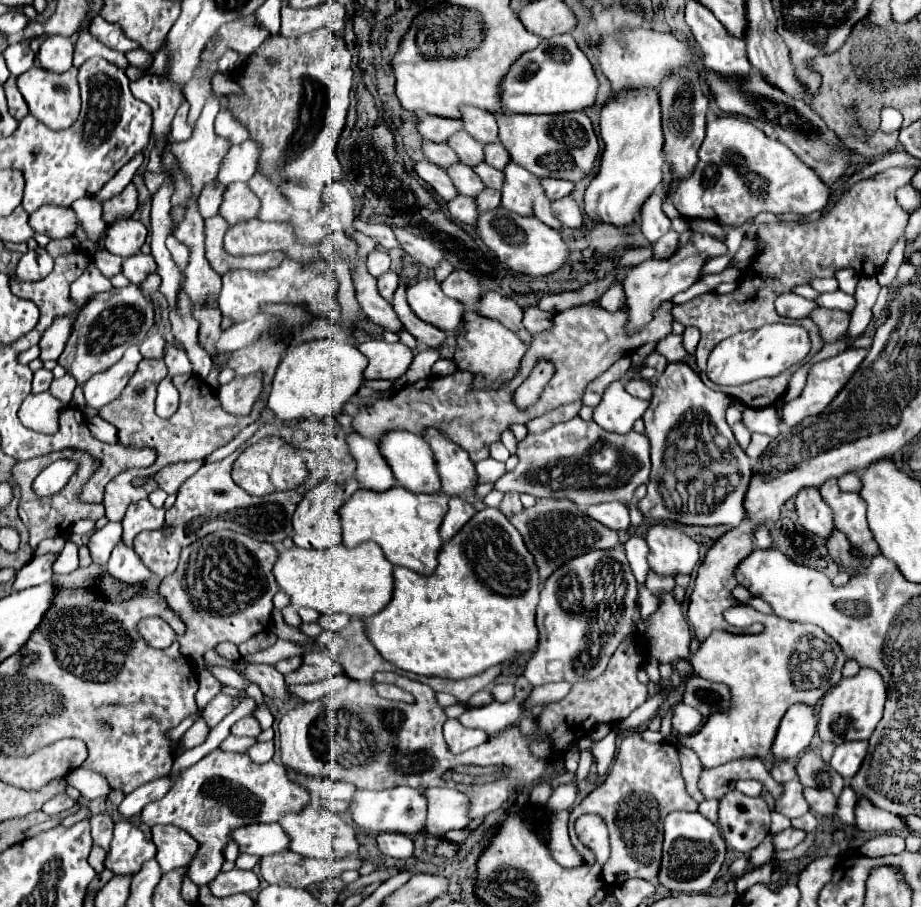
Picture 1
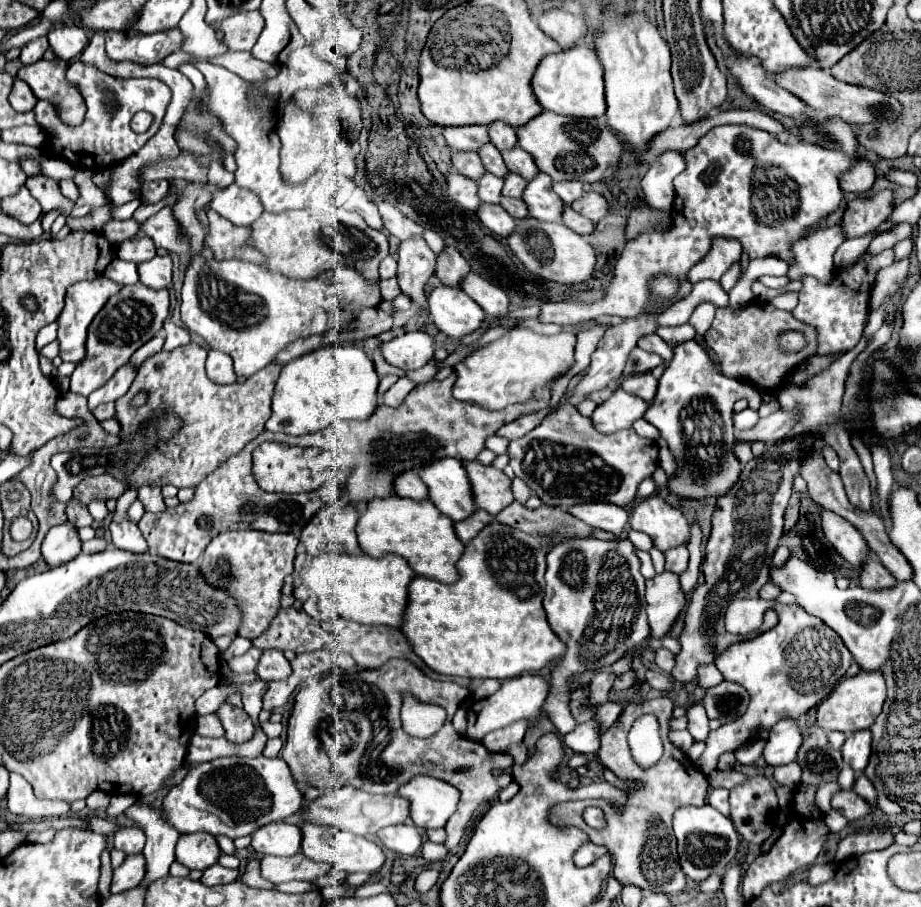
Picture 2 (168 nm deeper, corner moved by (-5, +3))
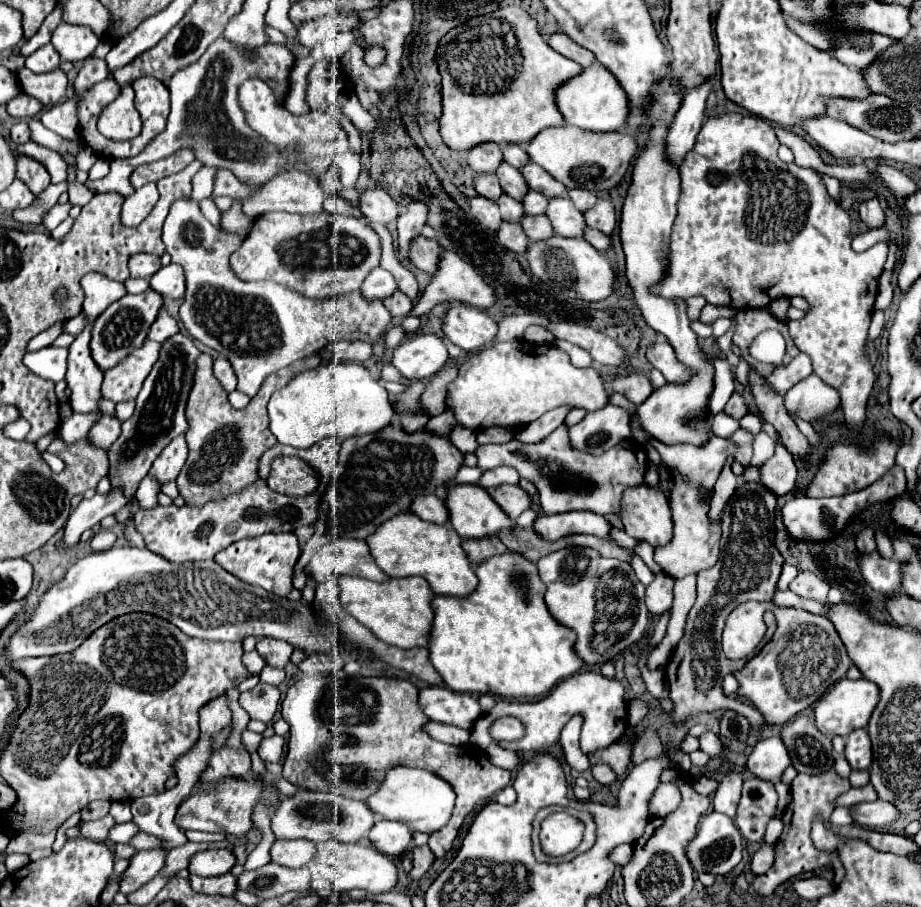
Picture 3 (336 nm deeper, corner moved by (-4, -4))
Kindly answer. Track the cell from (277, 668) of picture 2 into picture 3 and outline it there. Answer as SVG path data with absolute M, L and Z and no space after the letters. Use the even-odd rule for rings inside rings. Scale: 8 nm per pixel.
M260 638L258 644L256 644L256 650L260 652L260 656L270 664L270 666L276 666L276 668L284 668L290 660L290 654L292 654L292 646L286 642L286 640L278 640L278 638Z

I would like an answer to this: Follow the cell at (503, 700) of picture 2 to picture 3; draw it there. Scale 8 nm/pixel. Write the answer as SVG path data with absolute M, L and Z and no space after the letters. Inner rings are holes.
M578 672L574 676L570 676L568 680L560 682L550 696L546 696L544 700L540 702L508 702L508 700L500 700L492 712L488 714L482 714L472 732L470 732L470 742L482 750L486 750L492 742L490 738L490 724L498 718L498 716L516 716L524 728L526 728L526 734L522 740L516 740L516 742L498 742L502 748L508 748L508 750L516 750L516 752L546 752L548 748L552 748L558 738L560 738L560 732L562 728L566 726L566 722L574 716L574 714L580 714L584 718L584 724L582 724L582 736L580 736L580 747L582 752L594 752L594 750L602 750L602 748L608 748L610 744L614 744L618 740L618 736L622 736L626 732L626 718L628 718L628 704L626 704L626 698L624 698L624 688L618 680L612 680L612 678L606 678L602 674L596 674L596 672Z

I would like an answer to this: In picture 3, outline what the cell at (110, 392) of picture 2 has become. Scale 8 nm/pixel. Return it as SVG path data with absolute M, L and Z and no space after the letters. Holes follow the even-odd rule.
M72 414L66 422L60 422L56 434L58 434L58 438L64 444L74 444L74 442L86 438L86 434L88 434L88 430L90 430L90 426L94 422L96 422L94 414L90 414L90 416L86 416L86 414Z

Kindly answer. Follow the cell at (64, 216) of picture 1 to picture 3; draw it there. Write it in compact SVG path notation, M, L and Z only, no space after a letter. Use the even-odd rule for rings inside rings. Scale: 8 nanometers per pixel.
M20 154L16 158L16 176L20 180L26 180L32 194L44 192L48 188L48 184L50 184L48 170L38 160L34 160L30 156L24 156L24 154Z

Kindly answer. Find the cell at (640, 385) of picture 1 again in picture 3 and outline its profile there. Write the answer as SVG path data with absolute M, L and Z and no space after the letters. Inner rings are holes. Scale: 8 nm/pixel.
M626 374L626 376L616 376L612 380L612 388L614 392L622 392L630 402L634 402L636 406L642 404L642 400L646 400L652 394L652 384L644 374Z

